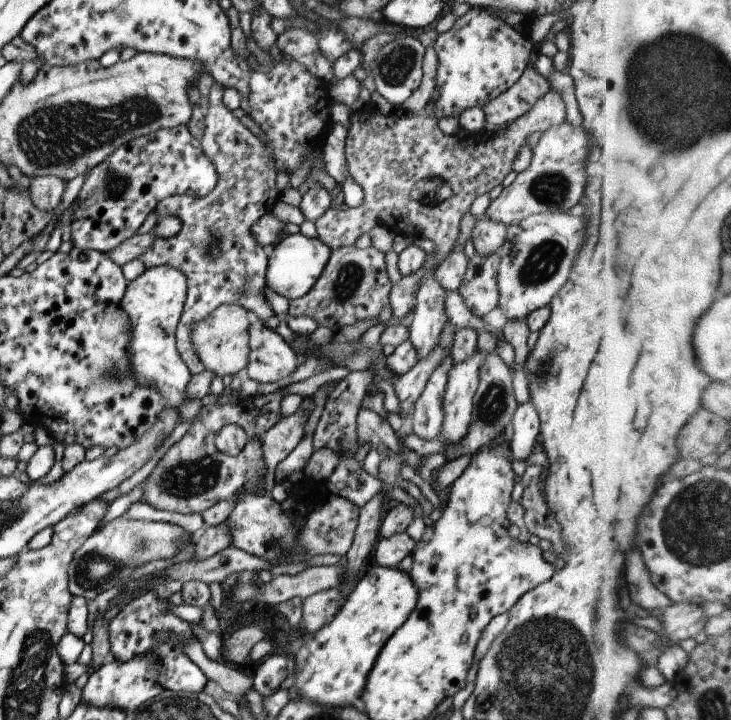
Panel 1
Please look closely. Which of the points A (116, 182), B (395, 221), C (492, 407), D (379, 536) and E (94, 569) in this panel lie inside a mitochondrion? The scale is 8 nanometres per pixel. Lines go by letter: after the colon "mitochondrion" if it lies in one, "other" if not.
A: mitochondrion
B: other
C: mitochondrion
D: other
E: mitochondrion

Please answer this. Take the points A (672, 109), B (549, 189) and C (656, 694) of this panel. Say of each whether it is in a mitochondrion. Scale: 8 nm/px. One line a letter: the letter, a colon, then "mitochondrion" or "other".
A: mitochondrion
B: mitochondrion
C: other

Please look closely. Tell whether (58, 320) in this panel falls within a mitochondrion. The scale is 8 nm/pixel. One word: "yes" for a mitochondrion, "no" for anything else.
no

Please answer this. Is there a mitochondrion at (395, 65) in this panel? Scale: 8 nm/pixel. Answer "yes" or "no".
yes

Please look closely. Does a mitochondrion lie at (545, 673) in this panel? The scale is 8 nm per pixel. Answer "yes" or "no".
yes

